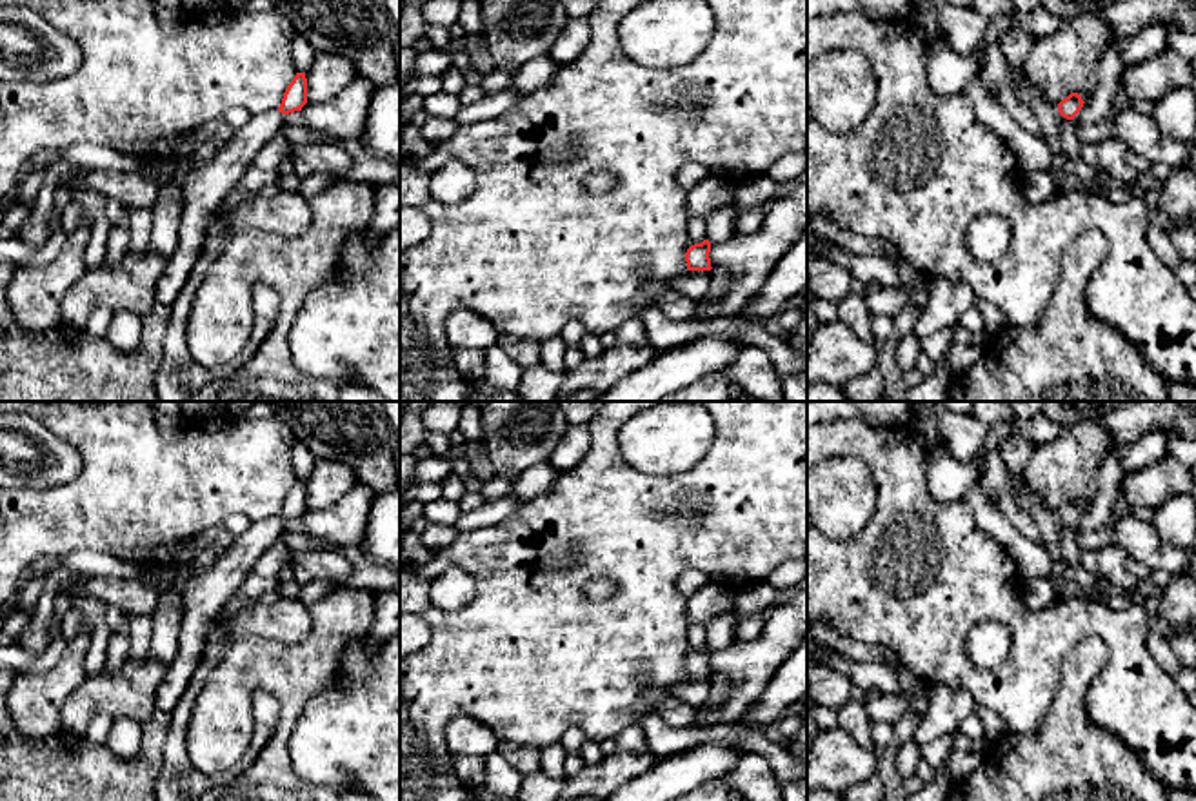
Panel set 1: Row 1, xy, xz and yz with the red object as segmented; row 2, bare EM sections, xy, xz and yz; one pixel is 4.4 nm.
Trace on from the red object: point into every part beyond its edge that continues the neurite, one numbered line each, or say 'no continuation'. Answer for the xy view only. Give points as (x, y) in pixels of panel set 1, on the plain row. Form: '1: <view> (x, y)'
1: xy (206, 594)

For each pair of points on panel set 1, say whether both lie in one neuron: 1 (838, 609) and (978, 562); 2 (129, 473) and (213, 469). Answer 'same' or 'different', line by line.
1: same
2: same

